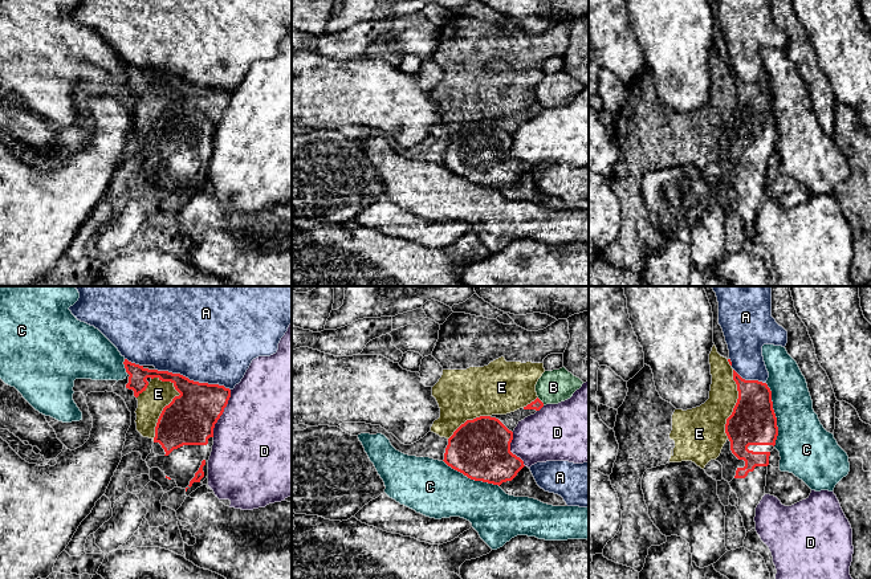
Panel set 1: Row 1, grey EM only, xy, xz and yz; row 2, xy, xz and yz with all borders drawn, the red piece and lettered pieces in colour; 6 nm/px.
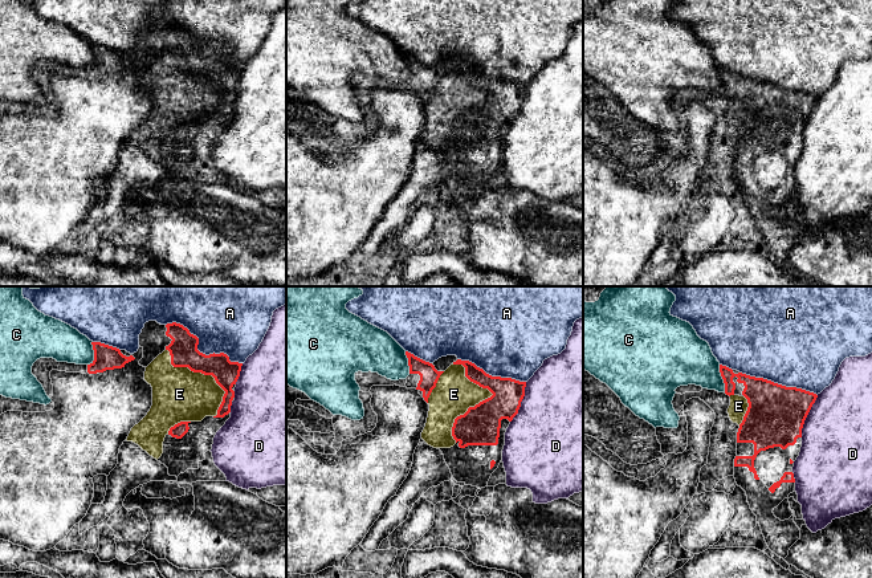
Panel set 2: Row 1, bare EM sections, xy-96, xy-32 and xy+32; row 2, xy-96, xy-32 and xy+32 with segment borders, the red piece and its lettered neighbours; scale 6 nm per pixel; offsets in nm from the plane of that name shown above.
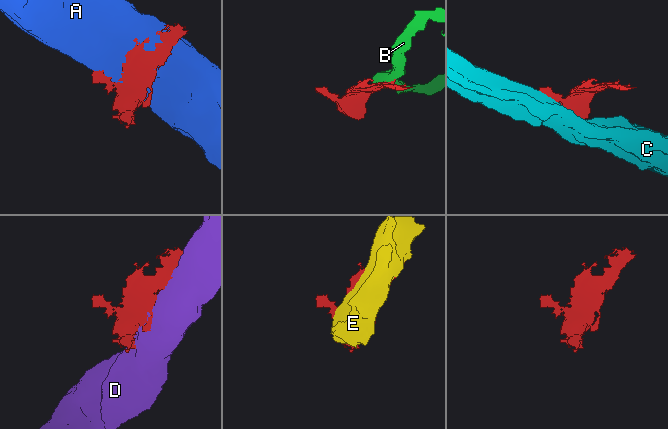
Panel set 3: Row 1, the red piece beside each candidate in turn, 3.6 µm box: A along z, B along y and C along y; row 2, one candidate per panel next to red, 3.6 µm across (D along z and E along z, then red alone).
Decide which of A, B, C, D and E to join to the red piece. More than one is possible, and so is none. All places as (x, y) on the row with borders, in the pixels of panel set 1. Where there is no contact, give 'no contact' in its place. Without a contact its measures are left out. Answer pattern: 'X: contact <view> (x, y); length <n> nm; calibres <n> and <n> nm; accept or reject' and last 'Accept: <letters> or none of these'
A: contact xy (192, 380); length 480 nm; calibres 300 and 500 nm; reject
B: contact xz (541, 402); length 60 nm; calibres 70 and 200 nm; reject
C: contact yz (774, 415); length 380 nm; calibres 280 and 320 nm; reject
D: contact xy (222, 414); length 300 nm; calibres 300 and 500 nm; reject
E: contact xy (169, 404); length 400 nm; calibres 300 and 160 nm; reject
Accept: none of these

